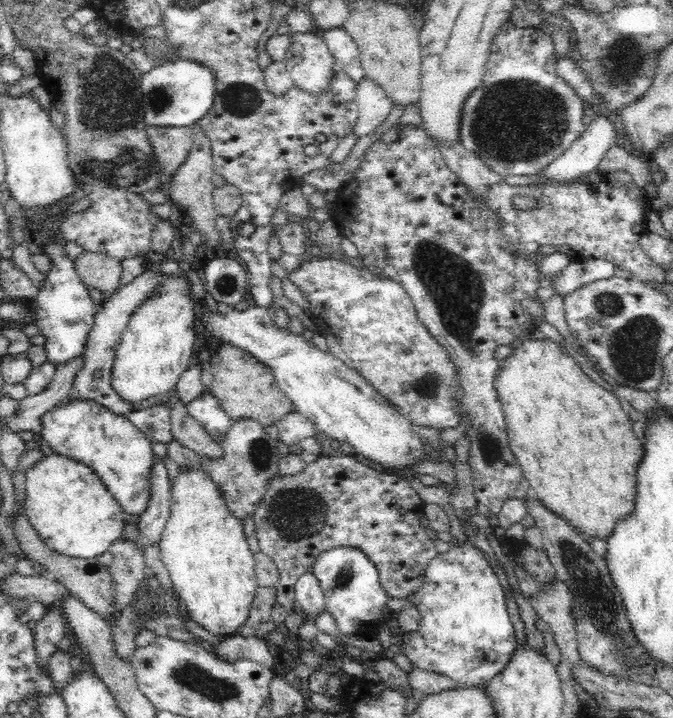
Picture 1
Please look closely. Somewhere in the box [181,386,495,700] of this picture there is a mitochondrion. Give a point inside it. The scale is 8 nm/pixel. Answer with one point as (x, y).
(296, 514)

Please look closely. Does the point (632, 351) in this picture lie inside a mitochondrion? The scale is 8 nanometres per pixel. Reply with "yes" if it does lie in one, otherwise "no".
yes

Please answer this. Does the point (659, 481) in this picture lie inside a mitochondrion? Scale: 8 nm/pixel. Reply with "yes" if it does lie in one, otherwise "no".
no

